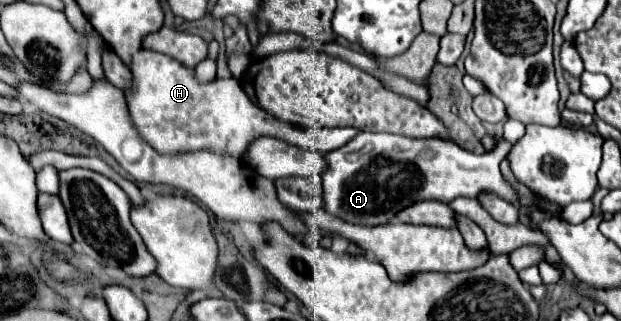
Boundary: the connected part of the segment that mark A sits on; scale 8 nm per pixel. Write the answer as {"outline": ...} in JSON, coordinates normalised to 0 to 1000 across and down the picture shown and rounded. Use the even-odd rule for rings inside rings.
{"outline":[[[583,408],[564,433],[560,452],[531,470],[522,489],[528,502],[528,533],[519,545],[522,651],[560,695],[602,707],[625,695],[647,645],[680,620],[725,632],[734,614],[767,614],[773,595],[789,595],[834,645],[834,607],[815,570],[802,520],[821,458],[824,445],[805,427],[799,464],[779,483],[763,483],[709,427],[667,433]]]}

